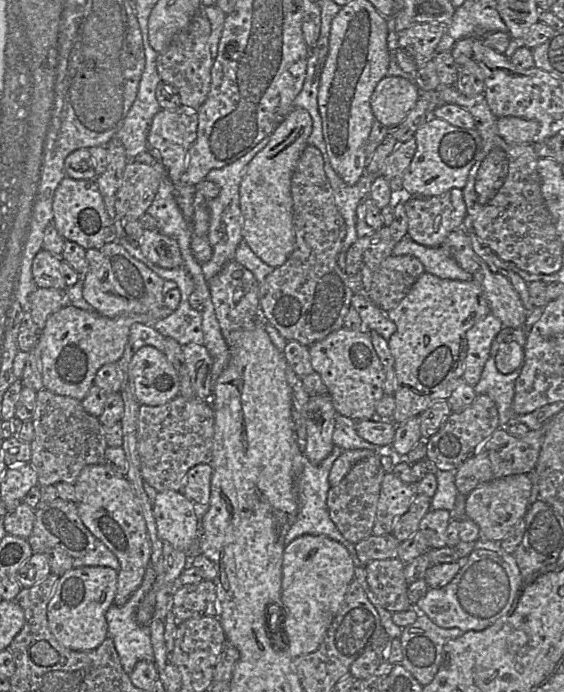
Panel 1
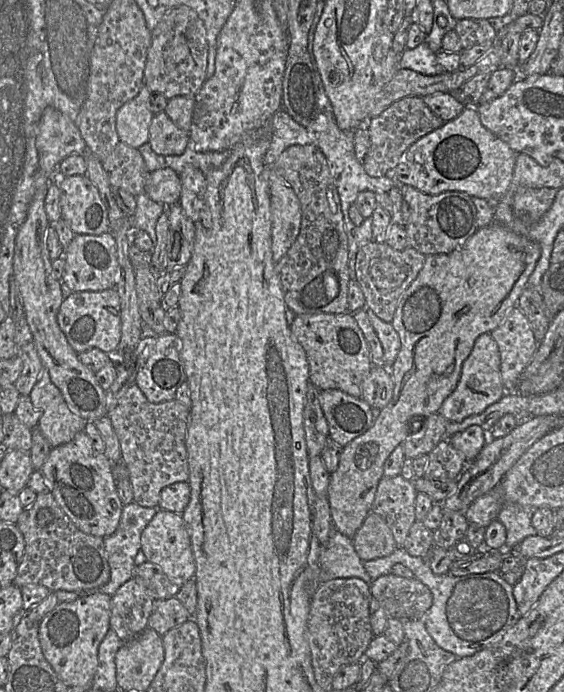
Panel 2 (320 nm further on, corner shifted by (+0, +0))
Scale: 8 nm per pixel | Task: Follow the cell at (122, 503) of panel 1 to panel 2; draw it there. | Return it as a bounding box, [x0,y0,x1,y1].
[40,431,124,538]

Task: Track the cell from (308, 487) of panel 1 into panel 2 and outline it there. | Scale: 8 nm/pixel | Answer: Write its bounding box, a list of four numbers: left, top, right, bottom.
[318,523,373,586]

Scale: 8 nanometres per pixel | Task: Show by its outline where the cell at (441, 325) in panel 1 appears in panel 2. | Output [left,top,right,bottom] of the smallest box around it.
[327,222,540,540]

